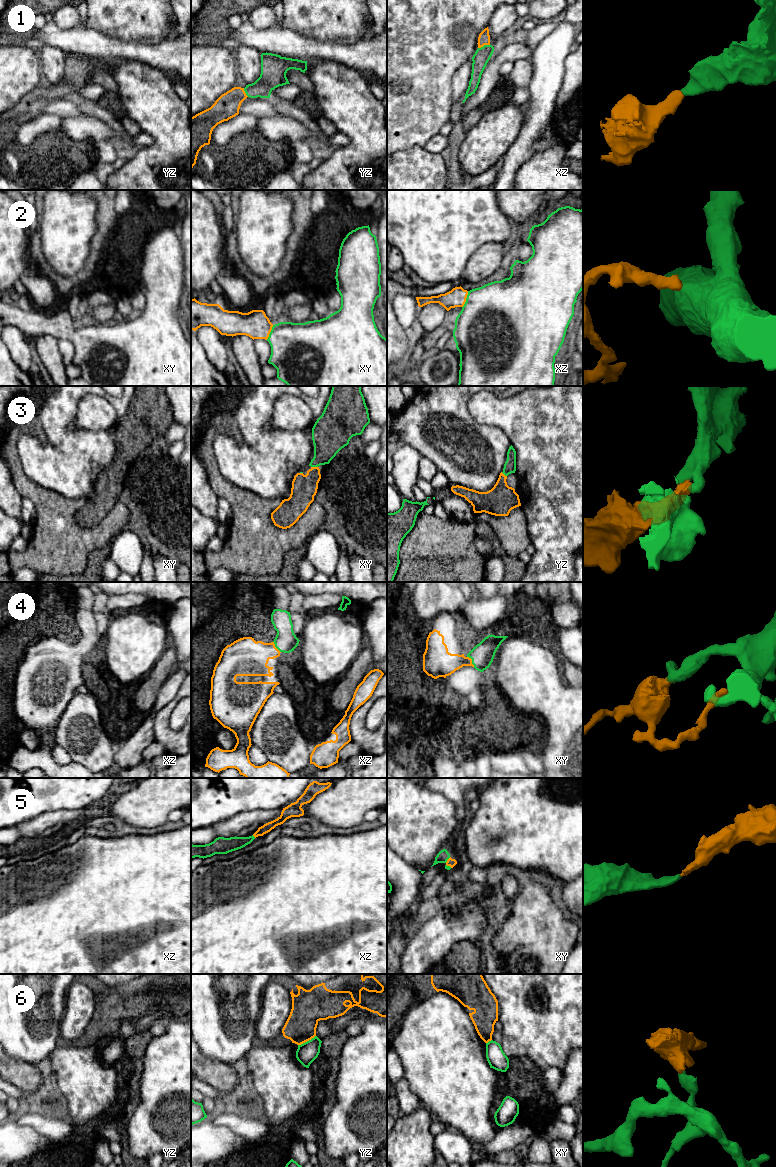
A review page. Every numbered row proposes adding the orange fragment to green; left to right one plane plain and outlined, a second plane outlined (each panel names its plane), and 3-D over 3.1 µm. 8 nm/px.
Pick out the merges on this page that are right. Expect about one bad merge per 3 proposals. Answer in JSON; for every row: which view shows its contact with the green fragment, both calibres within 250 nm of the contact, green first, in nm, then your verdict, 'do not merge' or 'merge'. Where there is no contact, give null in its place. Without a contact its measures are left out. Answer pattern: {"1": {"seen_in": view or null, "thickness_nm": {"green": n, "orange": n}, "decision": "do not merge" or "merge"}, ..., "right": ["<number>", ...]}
{"1": {"seen_in": "xz", "thickness_nm": {"green": 130, "orange": 100}, "decision": "merge"}, "2": {"seen_in": "xz", "thickness_nm": {"green": 500, "orange": 150}, "decision": "merge"}, "3": {"seen_in": "xy", "thickness_nm": {"green": 260, "orange": 200}, "decision": "merge"}, "4": {"seen_in": "xy", "thickness_nm": {"green": 190, "orange": 220}, "decision": "merge"}, "5": {"seen_in": "xy", "thickness_nm": {"green": 90, "orange": 70}, "decision": "merge"}, "6": {"seen_in": "yz", "thickness_nm": {"green": 160, "orange": 260}, "decision": "do not merge"}, "right": ["1", "2", "3", "4", "5"]}

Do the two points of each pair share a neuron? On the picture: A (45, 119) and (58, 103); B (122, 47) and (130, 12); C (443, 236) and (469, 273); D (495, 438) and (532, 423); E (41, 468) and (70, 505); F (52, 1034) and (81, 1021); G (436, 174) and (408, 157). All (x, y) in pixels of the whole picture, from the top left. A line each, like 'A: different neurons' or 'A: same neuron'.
A: different neurons
B: different neurons
C: different neurons
D: different neurons
E: different neurons
F: different neurons
G: same neuron

